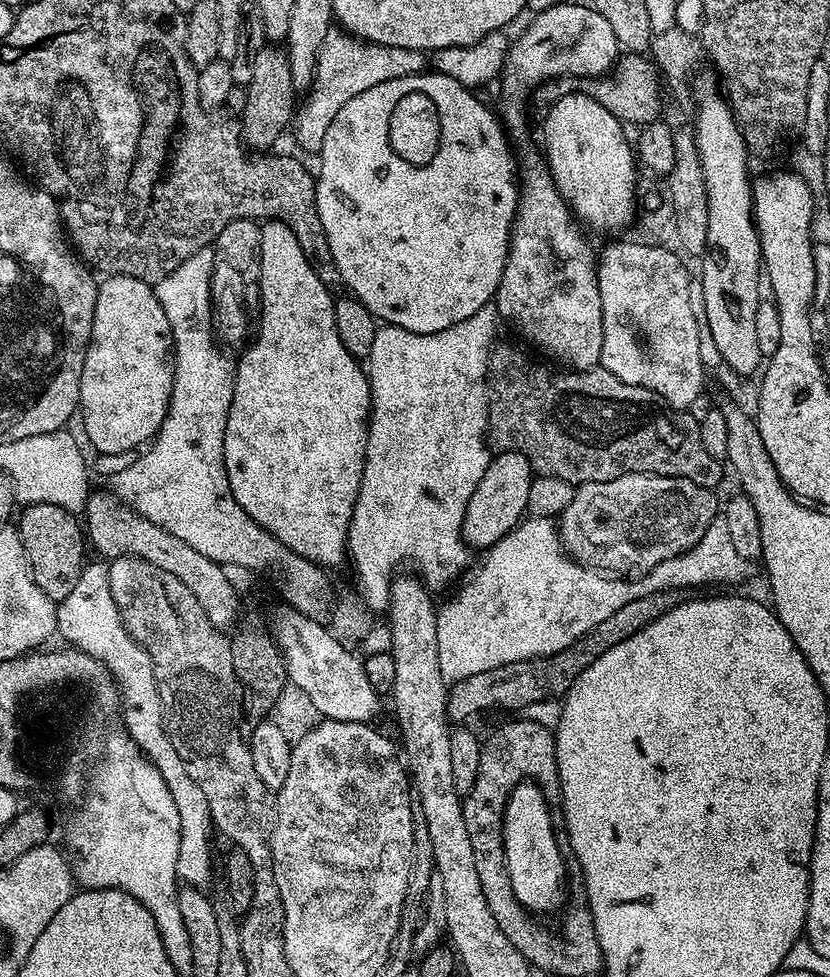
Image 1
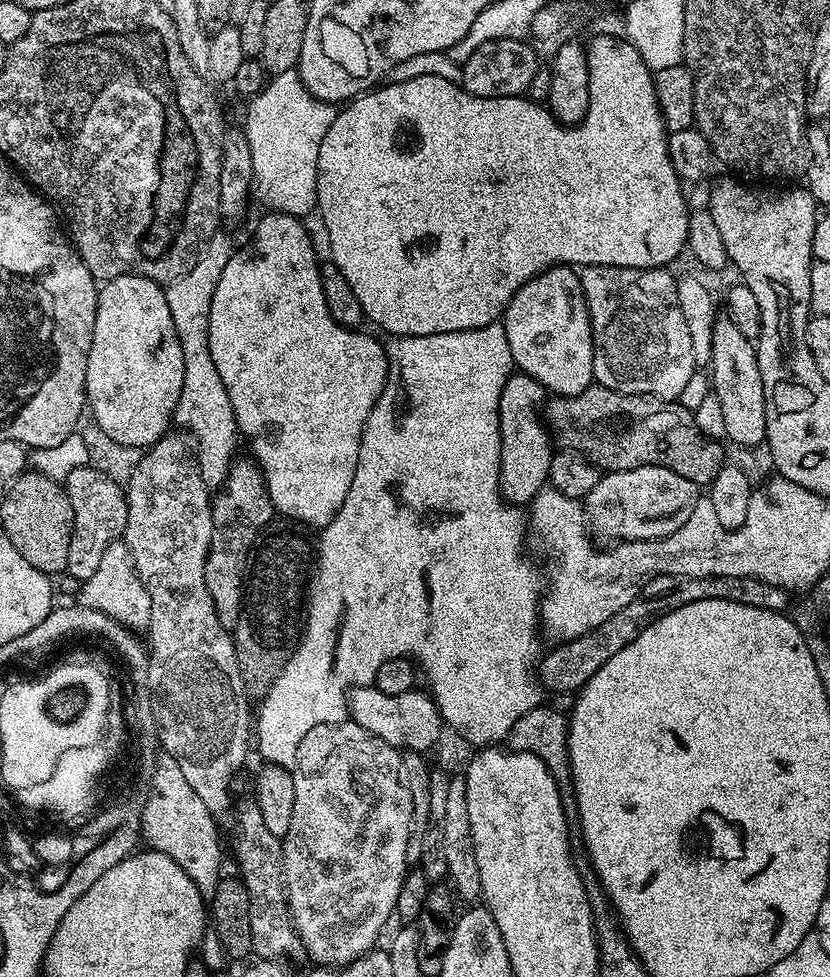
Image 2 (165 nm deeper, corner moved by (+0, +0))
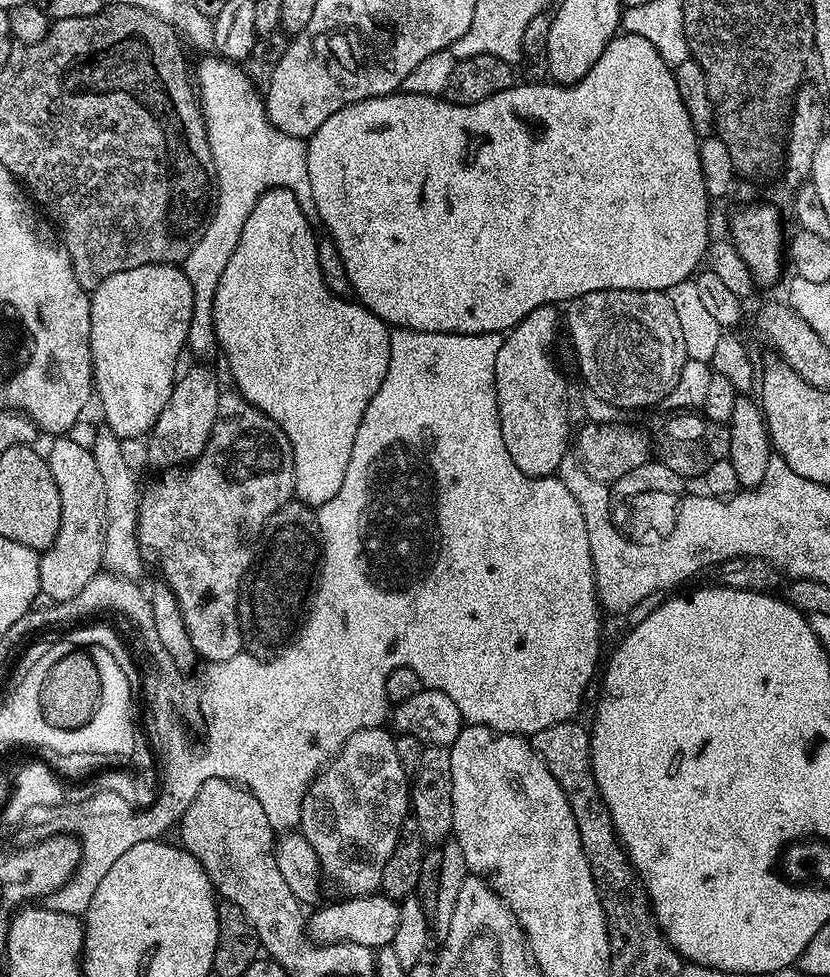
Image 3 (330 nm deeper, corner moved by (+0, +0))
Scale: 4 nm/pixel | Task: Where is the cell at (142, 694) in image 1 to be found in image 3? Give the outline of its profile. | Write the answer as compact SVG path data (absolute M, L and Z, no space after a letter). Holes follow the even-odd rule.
M107 426L97 427L96 441L91 448L94 463L102 474L102 487L106 489L106 522L104 523L104 545L102 546L103 567L113 576L123 576L125 580L139 581L145 565L139 548L136 547L136 506L142 491L136 485L136 472L124 453L125 441L117 438Z

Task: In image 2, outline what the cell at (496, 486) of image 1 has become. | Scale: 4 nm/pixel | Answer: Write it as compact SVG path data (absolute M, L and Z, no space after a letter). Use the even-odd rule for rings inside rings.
M513 374L508 377L506 386L502 386L502 394L500 395L500 401L498 402L498 410L500 411L500 492L504 495L504 499L510 504L517 506L531 505L532 499L541 492L543 488L548 484L548 475L550 474L550 462L554 455L554 441L546 427L545 421L542 419L541 409L536 409L536 404L543 405L546 400L545 388L539 384L533 377L525 376L523 374Z

